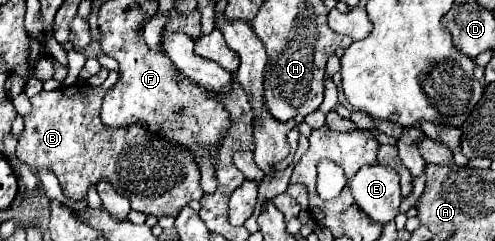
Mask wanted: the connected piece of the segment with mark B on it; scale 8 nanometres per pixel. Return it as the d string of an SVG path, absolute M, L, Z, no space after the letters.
M109 71L107 83L99 87L75 83L35 95L17 143L17 161L35 171L43 167L53 171L69 201L81 201L91 187L97 187L97 181L109 181L117 193L131 201L133 211L177 217L189 201L203 197L197 161L189 149L151 133L145 125L113 129L101 123L101 103L113 77L117 71Z

